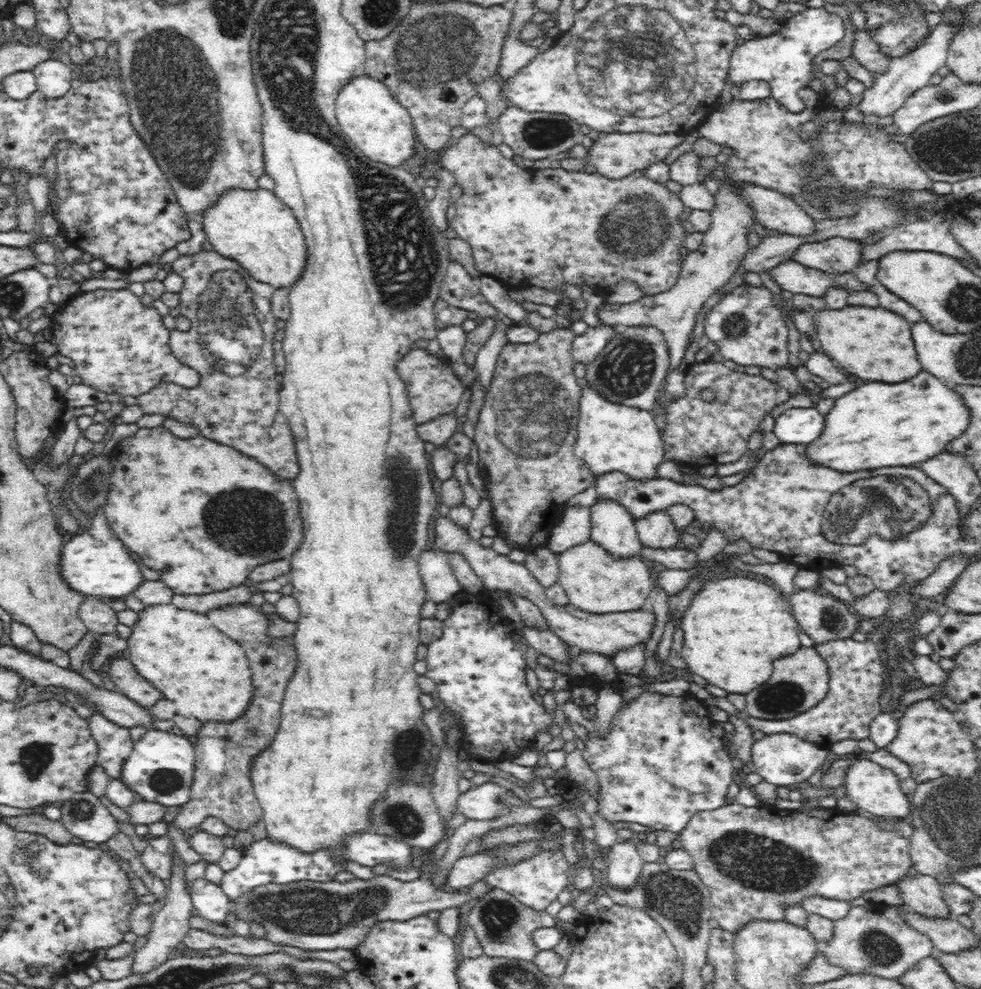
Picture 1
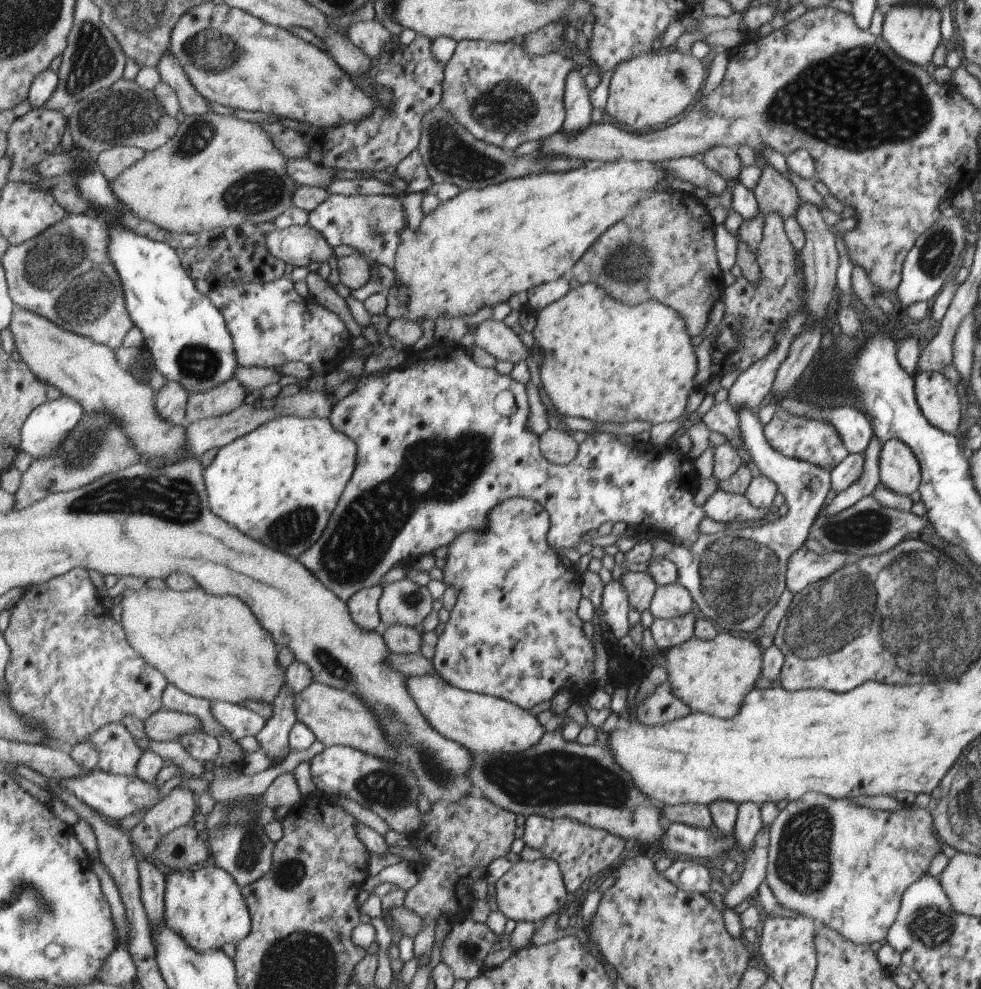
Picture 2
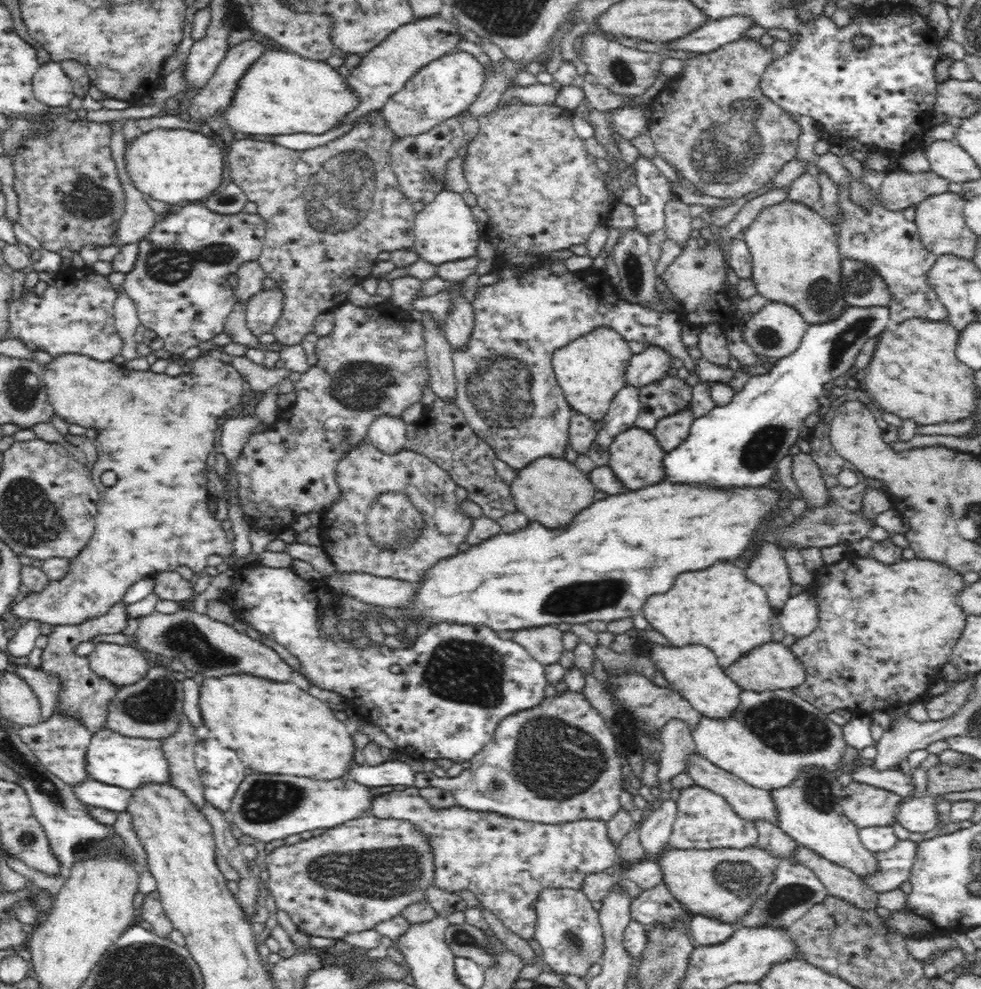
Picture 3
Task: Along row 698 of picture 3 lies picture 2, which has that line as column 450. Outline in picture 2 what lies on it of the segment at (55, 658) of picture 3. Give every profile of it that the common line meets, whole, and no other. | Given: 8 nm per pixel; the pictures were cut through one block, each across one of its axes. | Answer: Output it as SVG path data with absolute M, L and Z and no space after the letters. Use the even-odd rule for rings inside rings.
M463 39L456 43L452 57L444 64L443 93L439 103L473 138L514 150L523 142L545 141L559 132L564 124L563 98L567 78L577 68L571 58L562 57L558 52L531 56L511 41L496 43Z

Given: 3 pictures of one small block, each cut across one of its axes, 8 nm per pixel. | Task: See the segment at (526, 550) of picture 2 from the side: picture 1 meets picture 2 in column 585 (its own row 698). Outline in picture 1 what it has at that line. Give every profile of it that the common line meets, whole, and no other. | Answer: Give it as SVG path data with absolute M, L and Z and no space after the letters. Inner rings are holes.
M645 692L626 710L619 711L610 734L606 738L592 738L586 750L582 750L582 755L602 786L602 804L598 802L598 807L604 819L613 823L636 822L654 830L680 833L692 815L716 810L728 803L729 786L735 782L734 766L725 745L710 731L714 722L701 700L650 694L652 692Z

